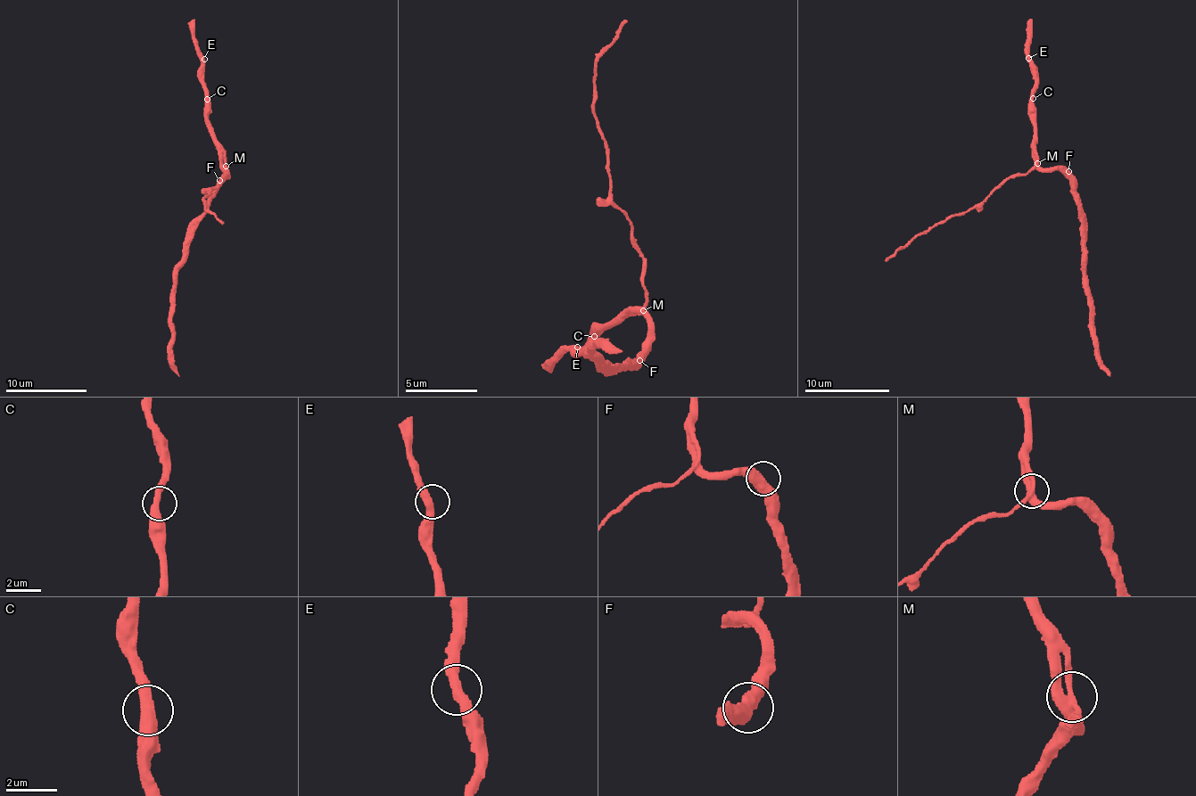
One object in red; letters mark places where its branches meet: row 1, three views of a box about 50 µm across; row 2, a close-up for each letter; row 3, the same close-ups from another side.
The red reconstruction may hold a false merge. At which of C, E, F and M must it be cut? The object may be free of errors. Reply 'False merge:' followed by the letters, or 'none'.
False merge: none

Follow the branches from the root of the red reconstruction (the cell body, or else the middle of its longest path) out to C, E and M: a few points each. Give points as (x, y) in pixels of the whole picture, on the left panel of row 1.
C: (222, 183), (226, 174), (221, 167), (219, 143), (207, 119), (207, 99)
E: (222, 183), (226, 174), (221, 167), (219, 143), (205, 109), (204, 59)
M: (222, 183), (226, 174), (225, 167)

